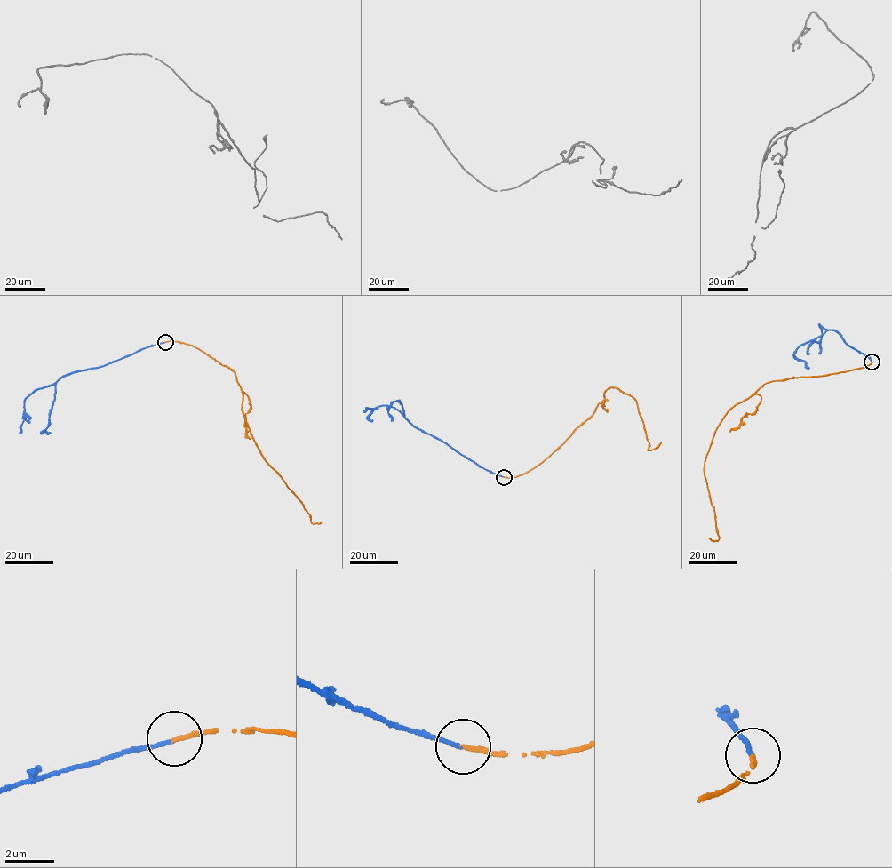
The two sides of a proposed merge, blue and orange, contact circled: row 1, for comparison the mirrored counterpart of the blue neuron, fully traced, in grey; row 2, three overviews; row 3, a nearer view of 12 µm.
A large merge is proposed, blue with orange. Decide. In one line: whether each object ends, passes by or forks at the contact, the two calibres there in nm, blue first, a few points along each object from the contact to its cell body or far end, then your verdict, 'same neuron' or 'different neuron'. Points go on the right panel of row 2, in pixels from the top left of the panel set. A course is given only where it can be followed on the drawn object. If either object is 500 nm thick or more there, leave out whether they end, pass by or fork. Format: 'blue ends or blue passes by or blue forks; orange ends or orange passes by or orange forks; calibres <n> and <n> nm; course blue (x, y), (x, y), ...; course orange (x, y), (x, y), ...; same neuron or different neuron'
blue ends; orange ends; calibres 150 and 180 nm; course blue (872, 362), (870, 357), (847, 344), (839, 331), (828, 330), (819, 323), (821, 339), (808, 347), (809, 354); course orange (872, 362), (821, 376), (772, 380), (726, 413), (704, 468), (719, 537), (709, 538); same neuron

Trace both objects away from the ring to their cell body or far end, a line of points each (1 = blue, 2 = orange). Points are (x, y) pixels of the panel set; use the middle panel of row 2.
1: (504, 477), (417, 427), (394, 407), (381, 406), (370, 414), (372, 409), (367, 408), (363, 412)
2: (504, 477), (517, 476), (536, 467), (592, 415), (610, 387), (634, 399), (648, 449), (654, 449), (661, 442)

